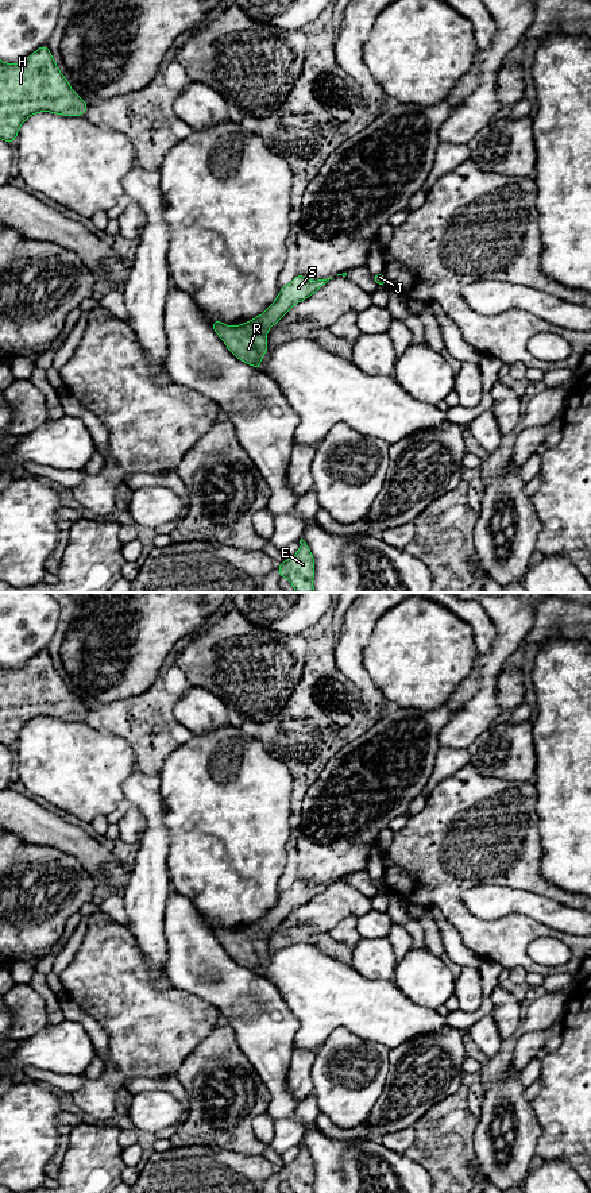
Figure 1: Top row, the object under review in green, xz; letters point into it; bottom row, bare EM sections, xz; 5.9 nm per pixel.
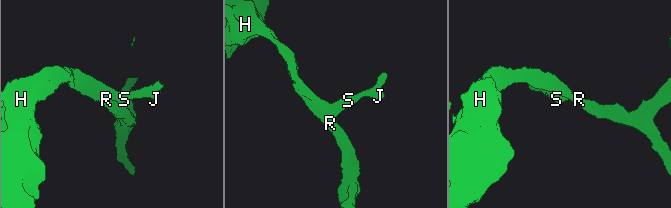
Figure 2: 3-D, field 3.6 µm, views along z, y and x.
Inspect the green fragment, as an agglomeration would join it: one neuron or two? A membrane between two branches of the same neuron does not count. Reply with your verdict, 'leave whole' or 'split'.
leave whole

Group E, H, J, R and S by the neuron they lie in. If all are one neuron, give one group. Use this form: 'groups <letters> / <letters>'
groups E H J R S

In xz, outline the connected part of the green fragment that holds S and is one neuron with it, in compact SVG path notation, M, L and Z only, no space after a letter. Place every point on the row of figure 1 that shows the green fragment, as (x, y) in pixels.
M297 274L289 285L281 287L275 301L258 317L244 324L237 324L233 328L219 320L212 321L210 325L237 359L260 370L260 359L269 348L266 340L267 331L296 304L309 298L332 278L309 281L306 277Z

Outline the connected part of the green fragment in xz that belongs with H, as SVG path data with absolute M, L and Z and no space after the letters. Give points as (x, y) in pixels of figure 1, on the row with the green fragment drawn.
M47 45L40 46L26 61L19 63L5 63L0 61L0 139L13 143L20 126L31 115L39 112L51 112L63 116L84 116L89 103L74 93L67 80L58 69Z

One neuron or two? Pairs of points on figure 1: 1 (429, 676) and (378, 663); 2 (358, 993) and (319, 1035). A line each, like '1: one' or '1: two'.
1: one
2: one

